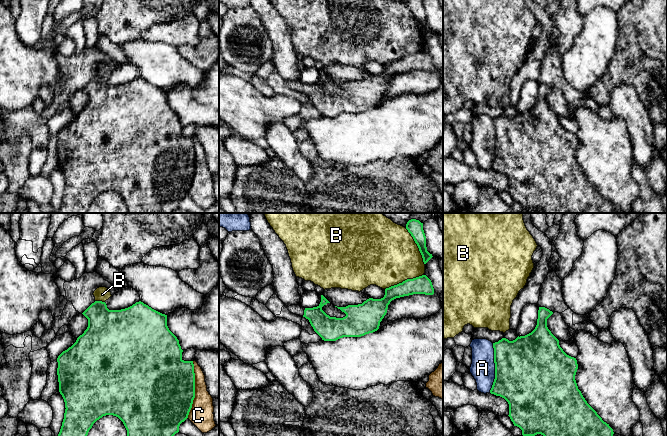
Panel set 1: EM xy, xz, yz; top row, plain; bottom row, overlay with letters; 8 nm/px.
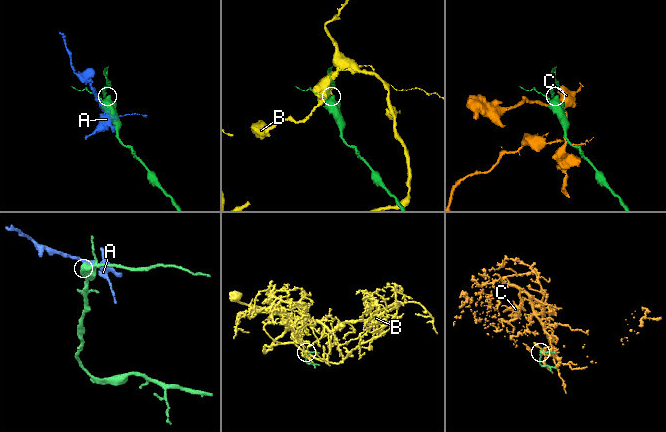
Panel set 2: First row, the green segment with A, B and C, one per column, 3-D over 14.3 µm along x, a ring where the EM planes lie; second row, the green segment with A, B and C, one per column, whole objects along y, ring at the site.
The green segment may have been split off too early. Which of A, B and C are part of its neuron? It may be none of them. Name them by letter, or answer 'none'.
none

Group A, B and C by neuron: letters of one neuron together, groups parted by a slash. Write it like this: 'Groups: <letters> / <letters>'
Groups: A / B / C

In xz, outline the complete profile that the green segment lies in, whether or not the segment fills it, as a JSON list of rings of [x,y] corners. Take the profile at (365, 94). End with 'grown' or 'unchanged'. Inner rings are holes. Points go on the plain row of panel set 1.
[[[426,51],[407,55],[386,64],[385,71],[381,75],[369,74],[362,80],[337,83],[346,90],[343,94],[330,93],[322,86],[324,81],[330,79],[323,71],[317,83],[304,84],[301,81],[291,81],[287,84],[291,89],[308,95],[322,116],[336,117],[343,113],[361,113],[377,107],[390,78],[413,70],[434,70],[432,58]]]; grown

